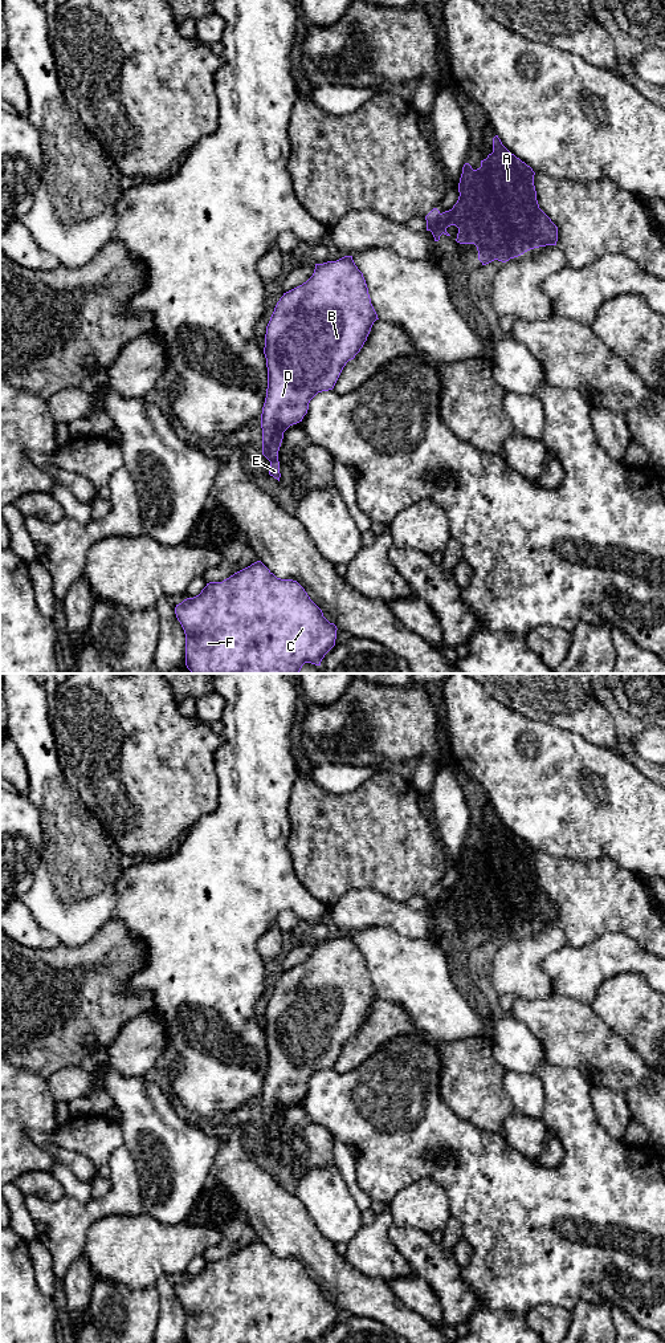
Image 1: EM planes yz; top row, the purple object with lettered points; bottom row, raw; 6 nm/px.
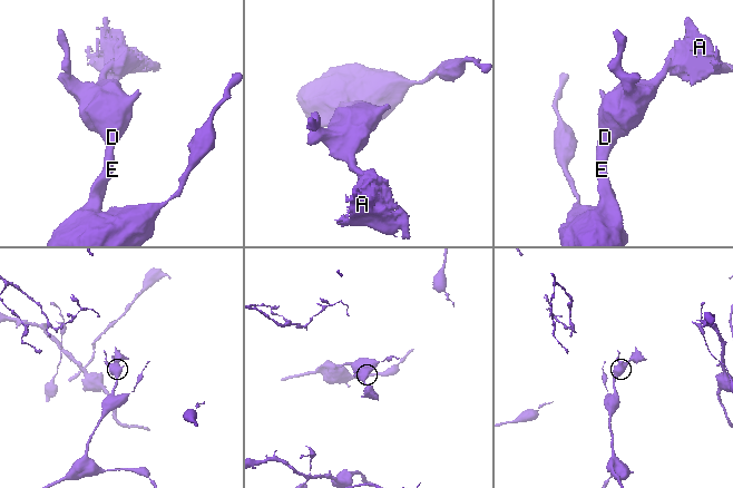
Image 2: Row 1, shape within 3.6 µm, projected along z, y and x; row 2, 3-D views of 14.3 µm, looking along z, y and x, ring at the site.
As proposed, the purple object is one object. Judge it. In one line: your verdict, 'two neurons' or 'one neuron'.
two neurons

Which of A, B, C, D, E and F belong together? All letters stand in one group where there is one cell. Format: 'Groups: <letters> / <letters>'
Groups: A / B C D E F

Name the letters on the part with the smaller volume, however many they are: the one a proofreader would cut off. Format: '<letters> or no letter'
A

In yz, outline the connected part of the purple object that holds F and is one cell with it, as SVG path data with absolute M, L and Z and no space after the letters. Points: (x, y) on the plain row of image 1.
M261 1240L234 1252L223 1261L207 1262L199 1274L176 1283L175 1293L185 1313L185 1343L321 1343L325 1334L335 1324L338 1309L323 1295L322 1289L297 1259L277 1257Z

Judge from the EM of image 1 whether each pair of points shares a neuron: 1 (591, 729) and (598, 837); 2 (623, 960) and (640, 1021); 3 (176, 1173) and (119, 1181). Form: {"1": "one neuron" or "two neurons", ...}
{"1": "two neurons", "2": "two neurons", "3": "two neurons"}

